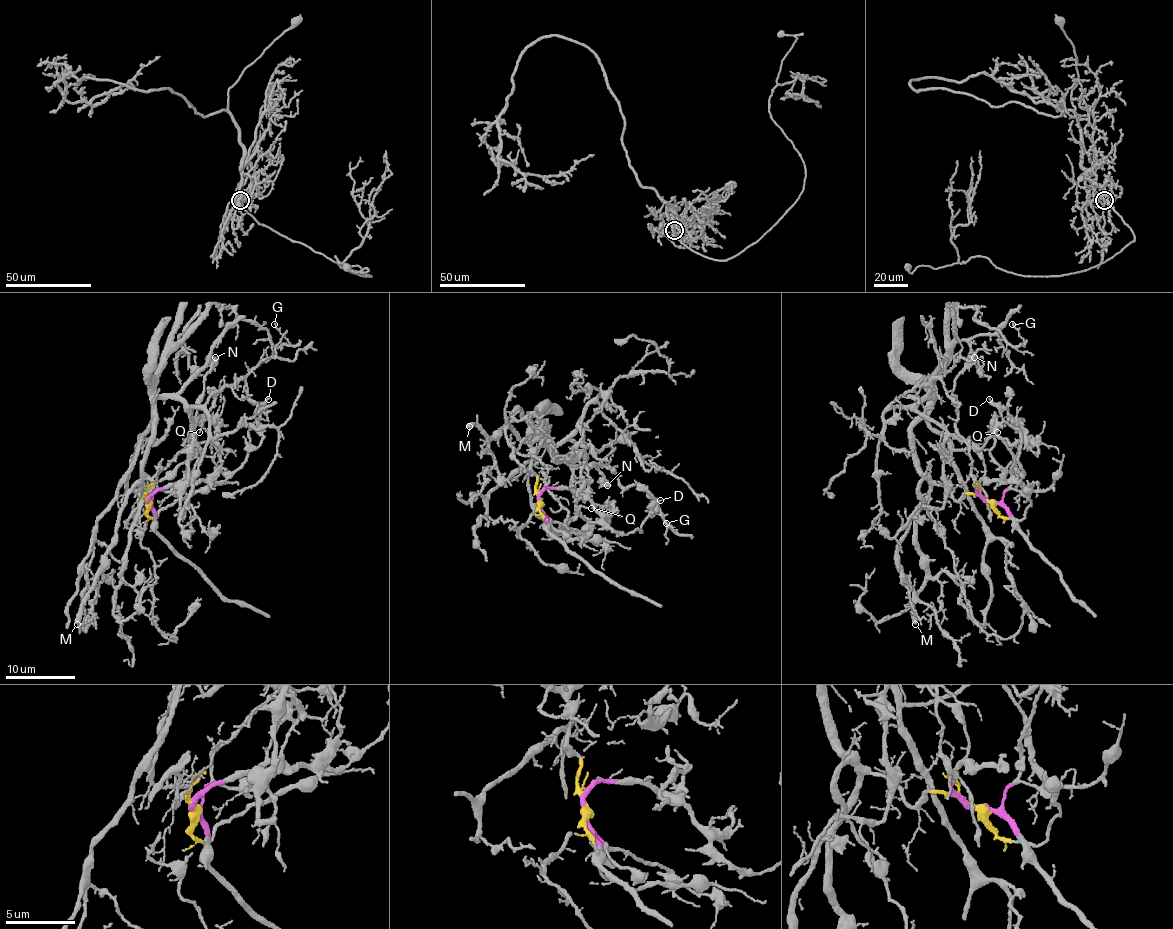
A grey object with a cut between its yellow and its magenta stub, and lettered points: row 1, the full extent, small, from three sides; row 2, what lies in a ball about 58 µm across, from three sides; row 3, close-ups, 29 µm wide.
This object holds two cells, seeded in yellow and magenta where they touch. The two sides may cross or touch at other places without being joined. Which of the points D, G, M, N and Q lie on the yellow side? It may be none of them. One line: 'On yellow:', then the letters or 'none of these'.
On yellow: G, M

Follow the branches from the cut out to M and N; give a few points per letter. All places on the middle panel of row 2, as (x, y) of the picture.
M: (539, 501), (536, 475), (531, 468), (531, 446), (511, 428), (503, 428), (492, 437), (475, 425), (470, 426)
N: (539, 501), (548, 487), (567, 487), (576, 496), (581, 494), (590, 479), (586, 466), (593, 463), (607, 485)

